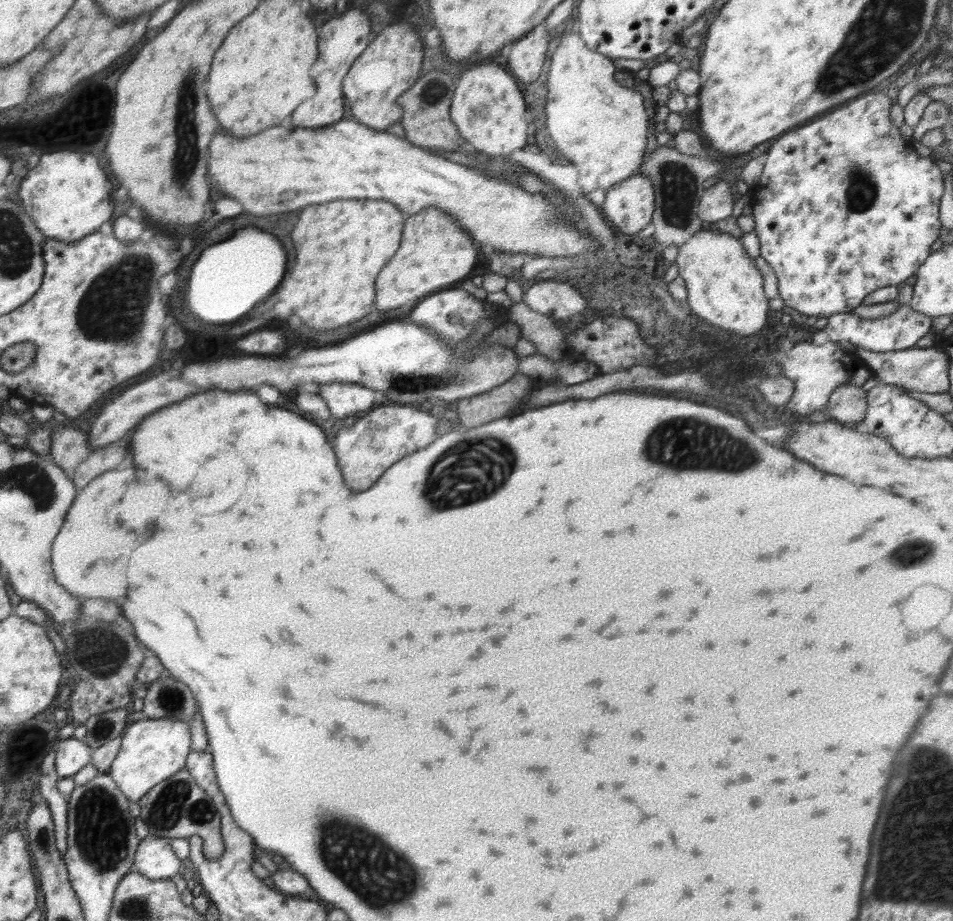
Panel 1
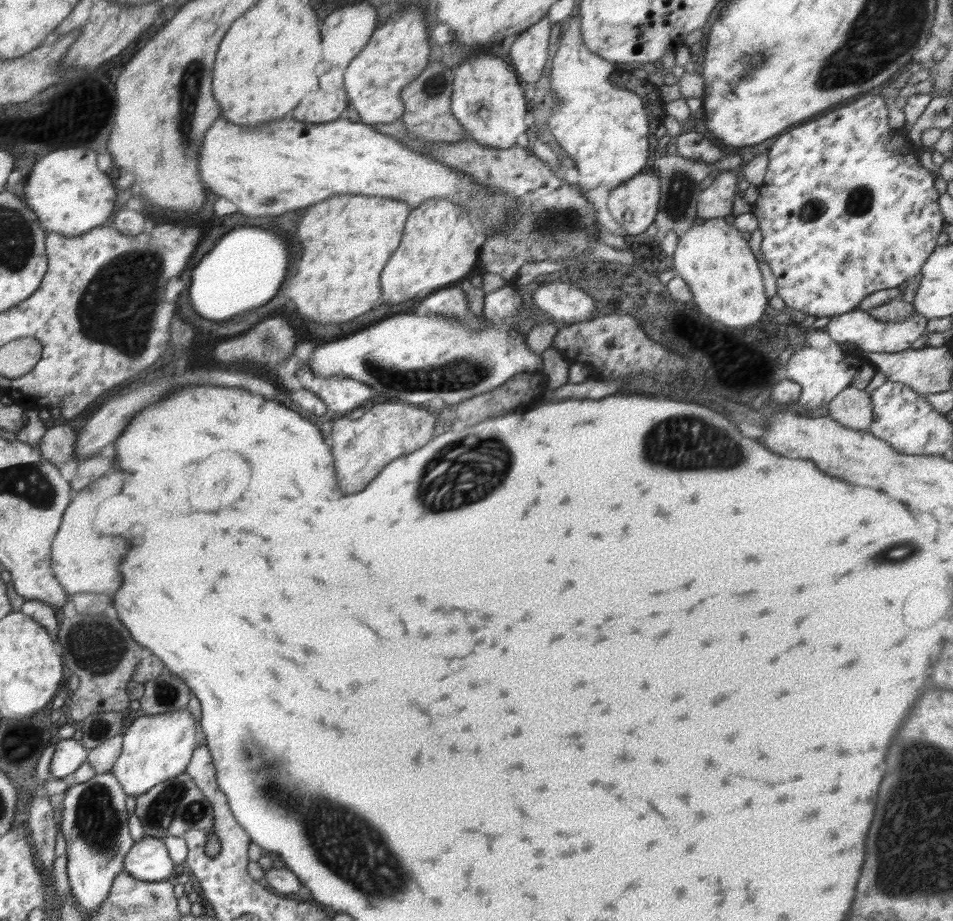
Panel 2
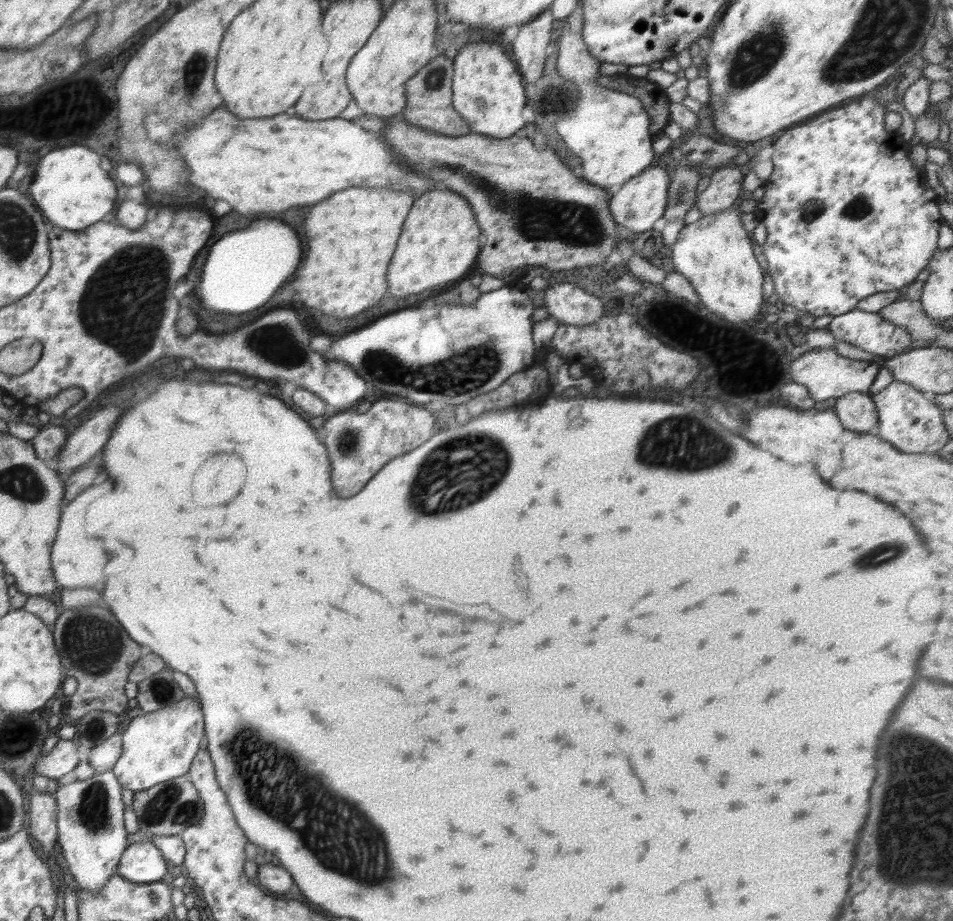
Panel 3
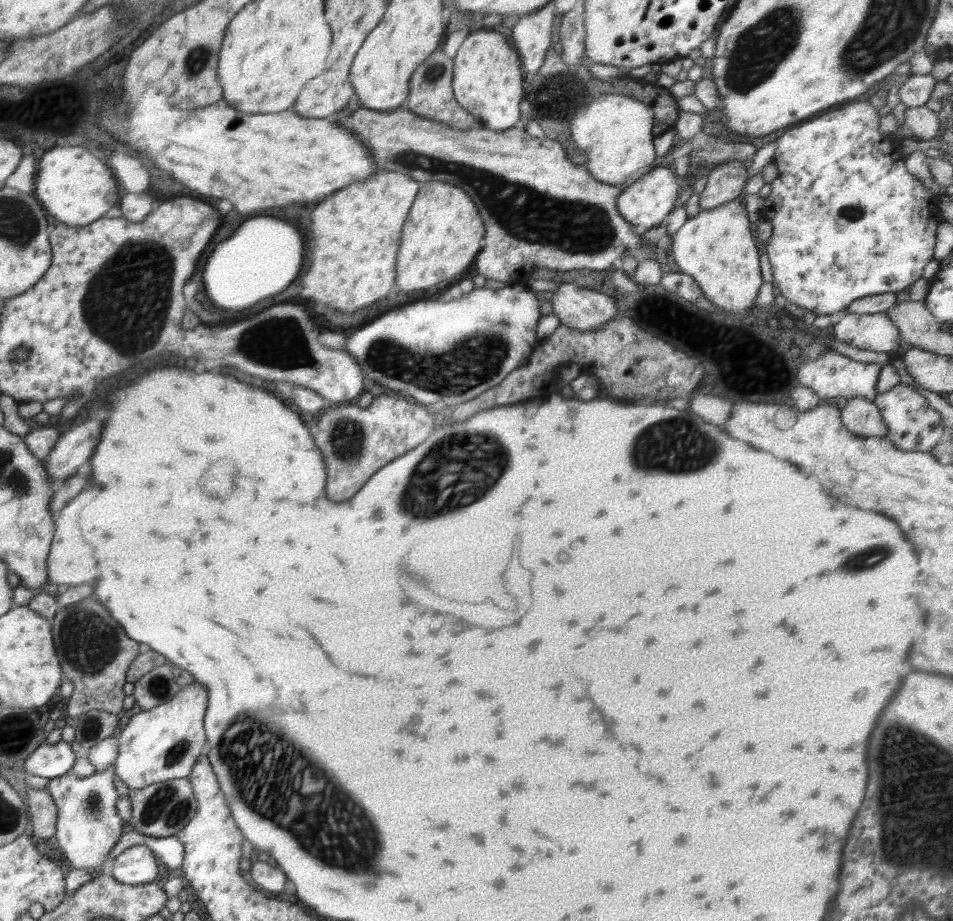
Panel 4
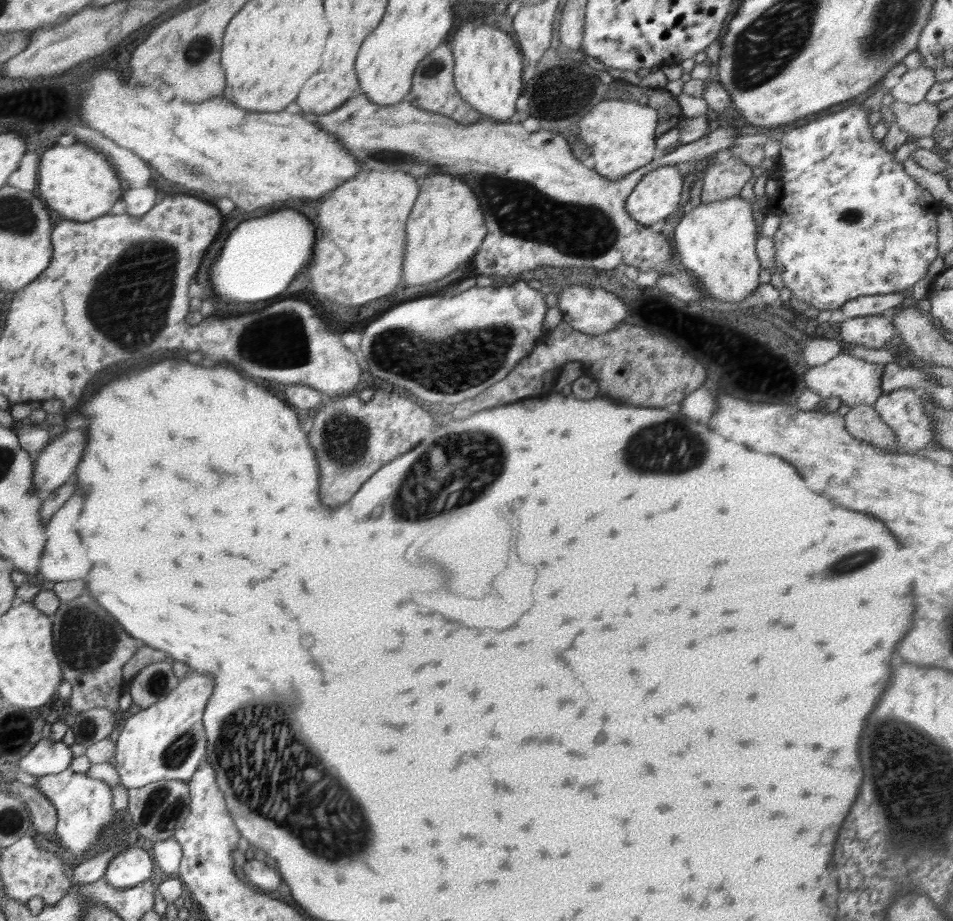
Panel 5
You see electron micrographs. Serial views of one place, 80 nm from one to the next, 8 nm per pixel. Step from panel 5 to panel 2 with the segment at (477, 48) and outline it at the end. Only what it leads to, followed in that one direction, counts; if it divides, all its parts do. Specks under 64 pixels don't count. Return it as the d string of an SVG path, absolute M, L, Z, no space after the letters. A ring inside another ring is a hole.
M472 54L457 66L453 80L451 111L466 130L468 138L490 148L505 149L516 145L518 136L526 133L524 123L527 104L523 83L512 66L494 54Z

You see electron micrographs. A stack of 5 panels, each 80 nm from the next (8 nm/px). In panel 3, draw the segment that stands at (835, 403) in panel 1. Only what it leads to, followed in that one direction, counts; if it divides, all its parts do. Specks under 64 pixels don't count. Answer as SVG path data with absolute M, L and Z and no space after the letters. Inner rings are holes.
M849 392L837 399L834 406L839 421L851 431L876 432L879 416L868 392Z

